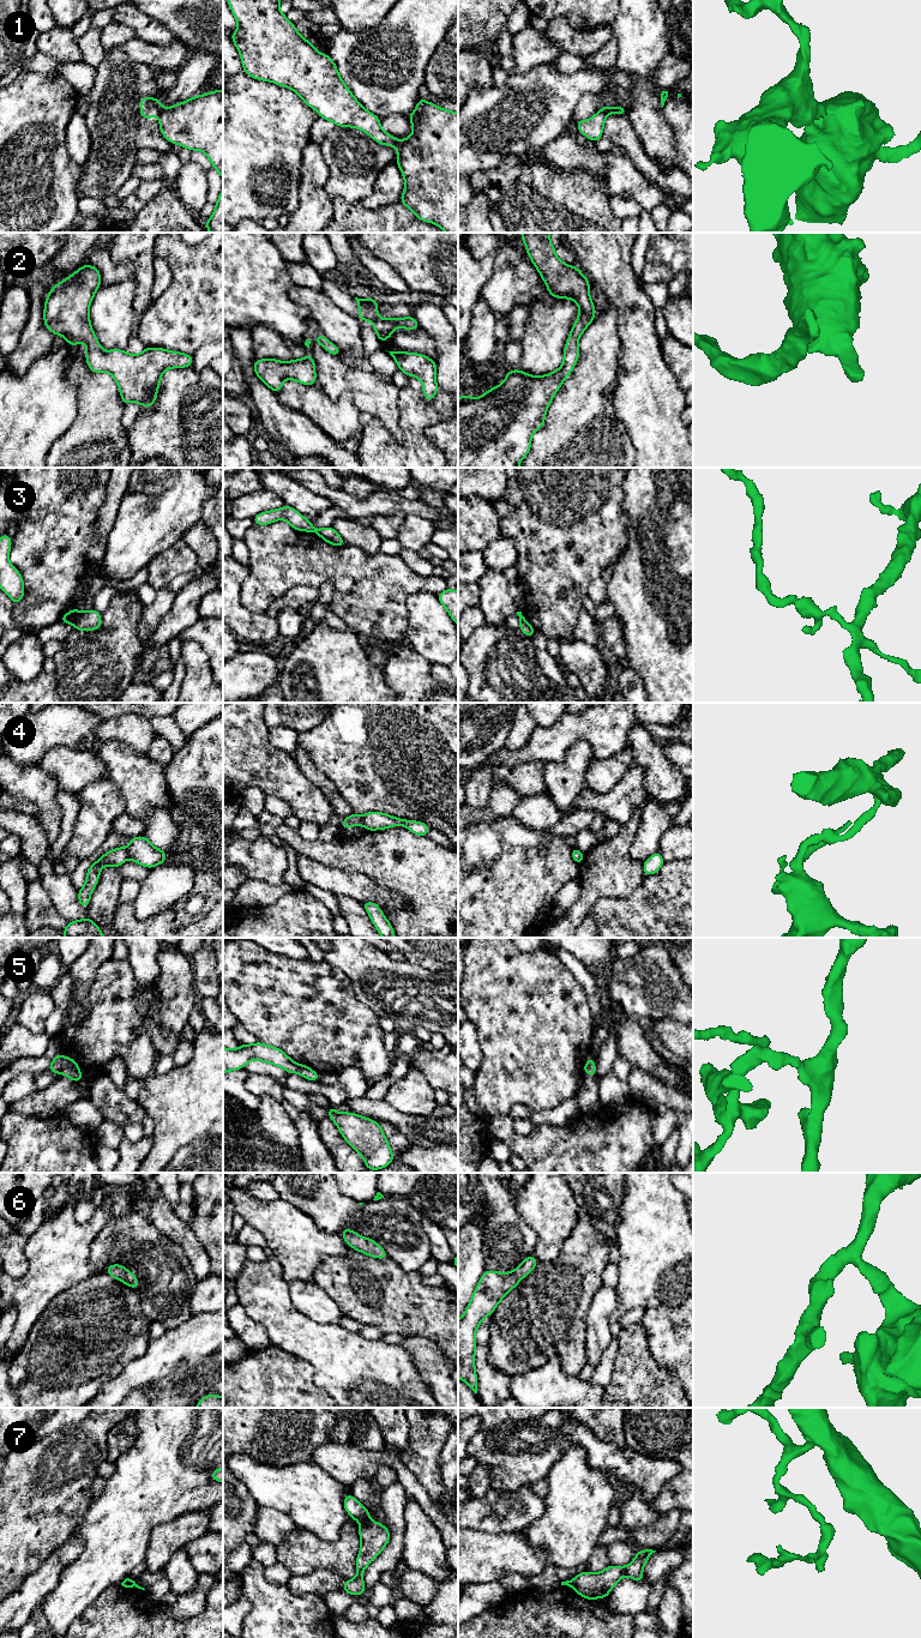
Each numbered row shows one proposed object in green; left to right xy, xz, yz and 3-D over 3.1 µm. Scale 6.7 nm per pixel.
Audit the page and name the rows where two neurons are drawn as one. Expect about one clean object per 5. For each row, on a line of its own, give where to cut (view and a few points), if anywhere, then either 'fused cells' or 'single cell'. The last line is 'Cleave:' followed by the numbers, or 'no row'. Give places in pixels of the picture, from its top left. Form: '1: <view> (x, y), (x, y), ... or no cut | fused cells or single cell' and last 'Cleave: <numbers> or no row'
1: xy (163, 108), (160, 115) | fused cells
2: no cut | single cell
3: xy (80, 613), (73, 622) | fused cells
4: xy (125, 848), (128, 856) | fused cells
5: xy (67, 1058), (60, 1071) | fused cells
6: no cut | single cell
7: xz (371, 1521), (361, 1523) | fused cells
Cleave: 1, 3, 4, 5, 7

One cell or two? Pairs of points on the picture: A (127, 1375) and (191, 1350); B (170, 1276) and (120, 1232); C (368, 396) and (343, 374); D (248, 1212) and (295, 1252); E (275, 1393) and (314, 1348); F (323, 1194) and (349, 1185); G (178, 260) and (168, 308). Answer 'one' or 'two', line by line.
A: one
B: one
C: one
D: one
E: two
F: two
G: one

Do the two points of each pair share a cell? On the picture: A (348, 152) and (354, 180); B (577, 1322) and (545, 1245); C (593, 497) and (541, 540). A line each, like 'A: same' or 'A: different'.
A: same
B: different
C: same

